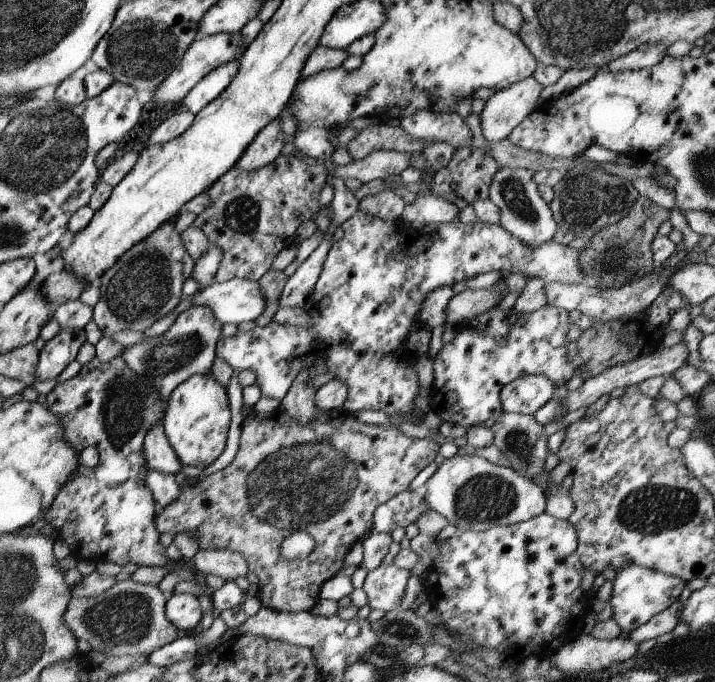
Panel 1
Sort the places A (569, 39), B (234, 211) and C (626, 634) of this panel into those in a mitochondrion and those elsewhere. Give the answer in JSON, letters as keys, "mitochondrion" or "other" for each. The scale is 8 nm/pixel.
{"A":"mitochondrion","B":"mitochondrion","C":"other"}

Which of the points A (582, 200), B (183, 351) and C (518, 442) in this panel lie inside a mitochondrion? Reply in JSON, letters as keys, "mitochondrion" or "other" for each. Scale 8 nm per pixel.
{"A":"mitochondrion","B":"mitochondrion","C":"mitochondrion"}

